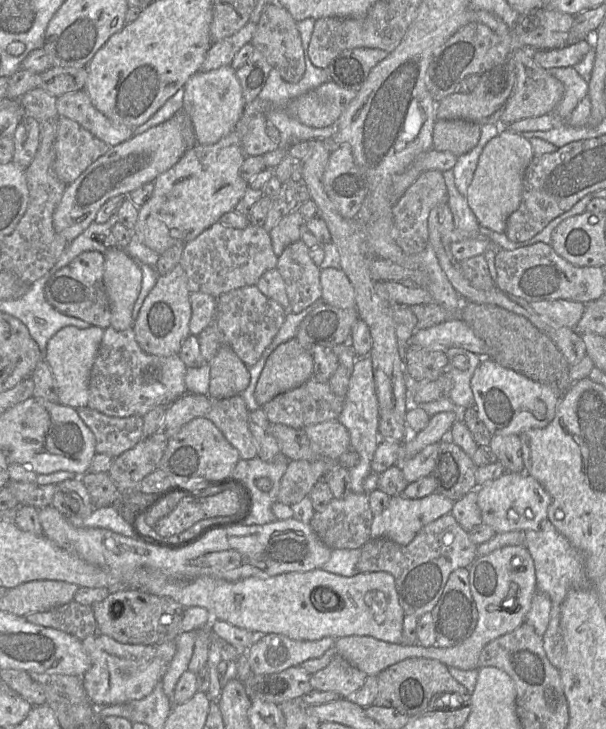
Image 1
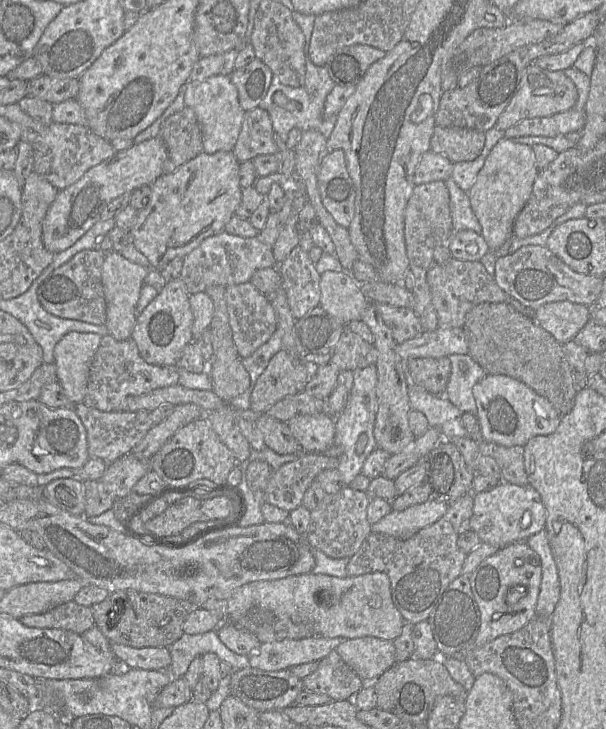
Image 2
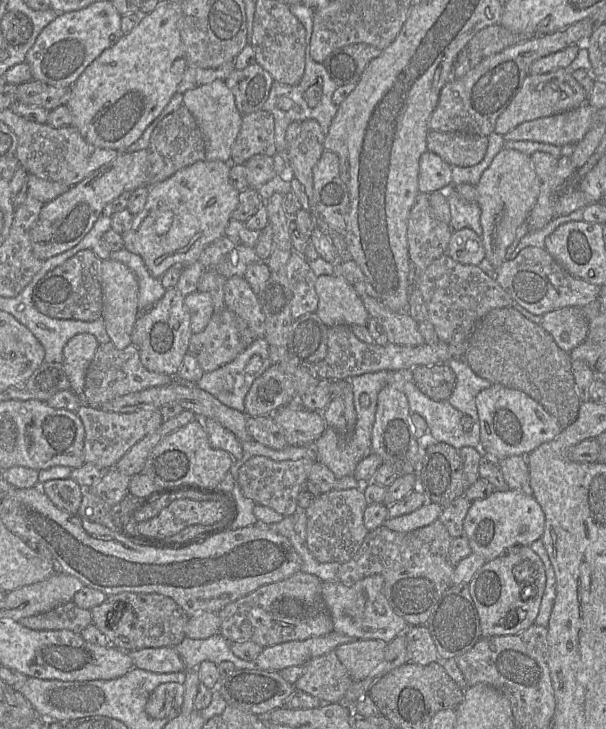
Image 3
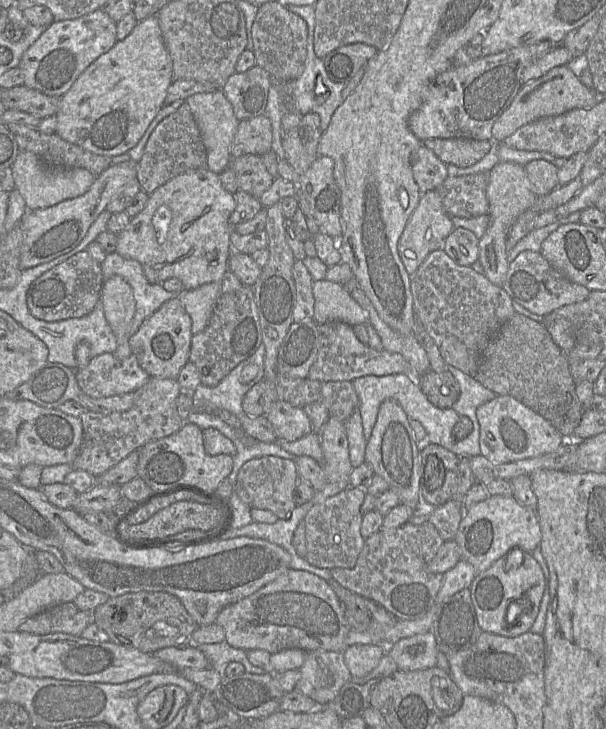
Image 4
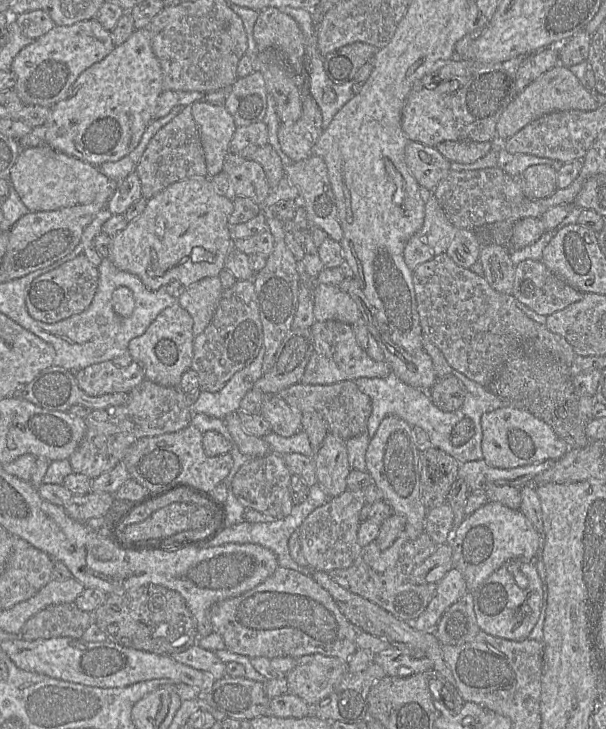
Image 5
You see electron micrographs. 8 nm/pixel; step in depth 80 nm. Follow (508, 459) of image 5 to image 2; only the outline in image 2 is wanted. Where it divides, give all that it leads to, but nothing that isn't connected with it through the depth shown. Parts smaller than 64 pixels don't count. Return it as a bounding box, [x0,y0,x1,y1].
[472,374,561,446]

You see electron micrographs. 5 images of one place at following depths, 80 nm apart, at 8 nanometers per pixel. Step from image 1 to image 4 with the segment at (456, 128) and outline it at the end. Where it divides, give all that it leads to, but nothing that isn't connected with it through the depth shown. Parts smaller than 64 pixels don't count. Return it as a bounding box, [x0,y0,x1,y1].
[423,138,492,168]

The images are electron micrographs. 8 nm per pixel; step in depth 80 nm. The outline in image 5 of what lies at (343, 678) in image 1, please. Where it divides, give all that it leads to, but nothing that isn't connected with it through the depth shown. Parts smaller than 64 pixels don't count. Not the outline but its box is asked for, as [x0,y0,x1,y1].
[286,654,348,707]

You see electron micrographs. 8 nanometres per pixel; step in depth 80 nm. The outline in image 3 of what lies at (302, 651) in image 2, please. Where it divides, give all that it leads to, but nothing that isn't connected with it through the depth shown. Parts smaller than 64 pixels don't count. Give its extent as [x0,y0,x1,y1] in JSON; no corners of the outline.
[255,631,358,671]

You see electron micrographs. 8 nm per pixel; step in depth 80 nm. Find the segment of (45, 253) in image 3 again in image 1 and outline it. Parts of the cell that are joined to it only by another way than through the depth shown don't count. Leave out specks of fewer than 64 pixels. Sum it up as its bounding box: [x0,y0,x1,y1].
[53,117,188,243]

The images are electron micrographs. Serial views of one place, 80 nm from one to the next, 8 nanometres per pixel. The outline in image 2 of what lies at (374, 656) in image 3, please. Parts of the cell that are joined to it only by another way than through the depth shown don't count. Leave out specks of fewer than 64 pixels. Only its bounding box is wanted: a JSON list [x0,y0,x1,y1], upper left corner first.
[335,637,396,683]

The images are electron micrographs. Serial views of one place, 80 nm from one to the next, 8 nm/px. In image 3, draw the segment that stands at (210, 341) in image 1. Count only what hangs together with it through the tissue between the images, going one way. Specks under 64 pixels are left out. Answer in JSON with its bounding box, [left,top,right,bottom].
[224,276,265,340]

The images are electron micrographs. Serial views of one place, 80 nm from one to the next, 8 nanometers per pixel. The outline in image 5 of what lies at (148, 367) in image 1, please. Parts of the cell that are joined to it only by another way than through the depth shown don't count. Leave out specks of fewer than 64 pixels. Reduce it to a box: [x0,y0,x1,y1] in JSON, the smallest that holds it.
[75,360,145,396]

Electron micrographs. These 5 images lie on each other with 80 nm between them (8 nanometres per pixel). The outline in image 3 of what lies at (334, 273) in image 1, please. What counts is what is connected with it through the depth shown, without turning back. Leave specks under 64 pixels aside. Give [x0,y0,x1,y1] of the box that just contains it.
[315,276,370,327]

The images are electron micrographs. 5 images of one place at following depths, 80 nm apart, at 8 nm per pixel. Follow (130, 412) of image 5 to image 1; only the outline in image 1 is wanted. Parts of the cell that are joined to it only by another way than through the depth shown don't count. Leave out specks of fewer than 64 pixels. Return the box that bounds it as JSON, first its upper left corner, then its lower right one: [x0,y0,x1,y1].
[76,407,143,458]

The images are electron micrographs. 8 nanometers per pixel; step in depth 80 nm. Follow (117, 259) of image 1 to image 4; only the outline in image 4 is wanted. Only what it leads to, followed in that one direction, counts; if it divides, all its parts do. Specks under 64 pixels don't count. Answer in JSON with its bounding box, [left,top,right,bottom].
[100,275,135,359]

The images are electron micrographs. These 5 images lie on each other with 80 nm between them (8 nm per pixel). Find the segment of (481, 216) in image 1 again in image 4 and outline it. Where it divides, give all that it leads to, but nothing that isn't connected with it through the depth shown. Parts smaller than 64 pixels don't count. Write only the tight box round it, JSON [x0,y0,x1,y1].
[479,162,537,287]

